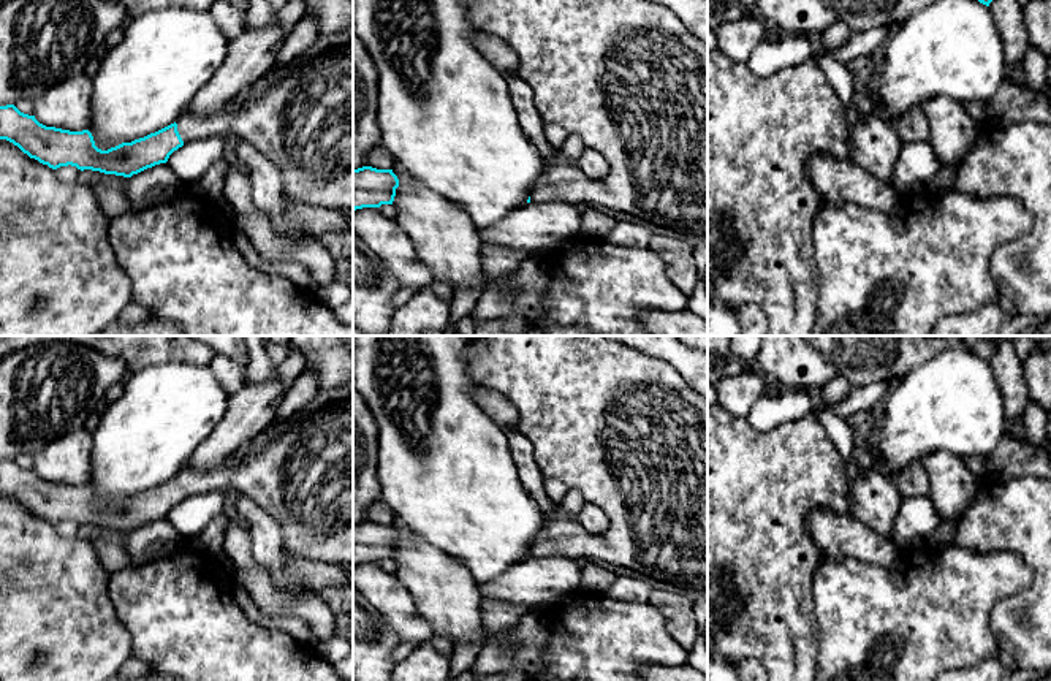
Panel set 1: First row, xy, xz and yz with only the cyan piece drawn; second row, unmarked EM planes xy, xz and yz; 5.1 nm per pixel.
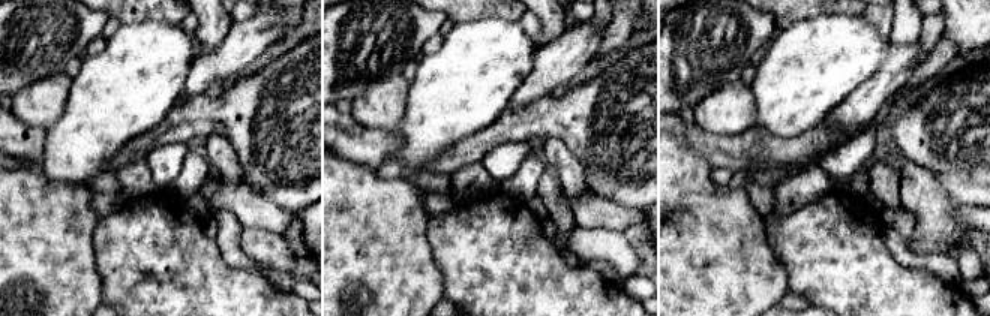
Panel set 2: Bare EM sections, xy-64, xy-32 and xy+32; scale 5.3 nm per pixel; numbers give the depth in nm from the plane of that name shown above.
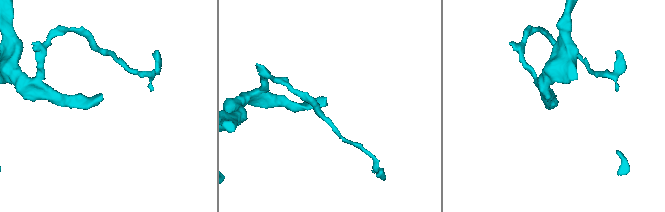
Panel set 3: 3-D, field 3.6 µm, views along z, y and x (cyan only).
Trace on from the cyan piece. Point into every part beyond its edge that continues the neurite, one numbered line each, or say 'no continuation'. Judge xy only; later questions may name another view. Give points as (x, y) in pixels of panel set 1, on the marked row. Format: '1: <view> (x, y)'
1: xy (304, 124)

